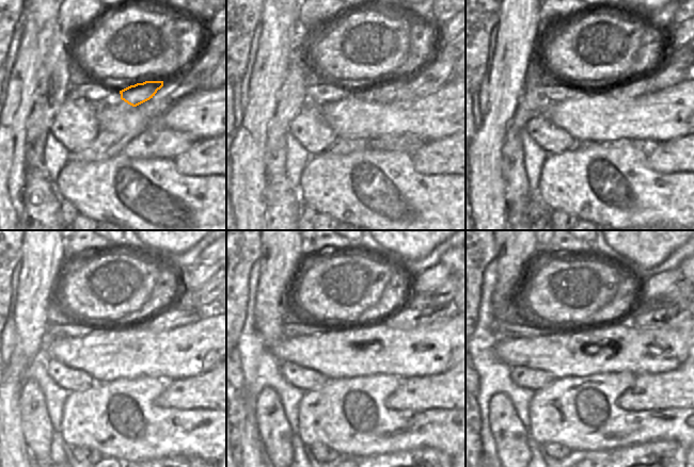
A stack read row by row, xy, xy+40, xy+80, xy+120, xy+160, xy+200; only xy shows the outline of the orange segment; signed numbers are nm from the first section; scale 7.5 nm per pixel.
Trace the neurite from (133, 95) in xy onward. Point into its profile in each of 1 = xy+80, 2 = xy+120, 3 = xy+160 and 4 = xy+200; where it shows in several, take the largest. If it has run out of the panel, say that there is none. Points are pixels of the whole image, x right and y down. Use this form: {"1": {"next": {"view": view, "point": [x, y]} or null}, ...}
{"1": {"next": {"view": "xy+80", "point": [641, 83]}}, "2": {"next": {"view": "xy+120", "point": [166, 319]}}, "3": {"next": {"view": "xy+160", "point": [403, 320]}}, "4": {"next": {"view": "xy+200", "point": [672, 317]}}}

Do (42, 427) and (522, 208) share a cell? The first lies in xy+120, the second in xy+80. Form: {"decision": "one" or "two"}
{"decision": "two"}

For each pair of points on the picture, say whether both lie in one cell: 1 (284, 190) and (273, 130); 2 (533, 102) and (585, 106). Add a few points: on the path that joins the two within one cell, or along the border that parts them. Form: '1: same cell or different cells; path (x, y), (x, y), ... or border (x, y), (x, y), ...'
1: different cells; border (285, 174), (273, 174), (268, 177)
2: different cells; border (550, 105), (540, 112)

